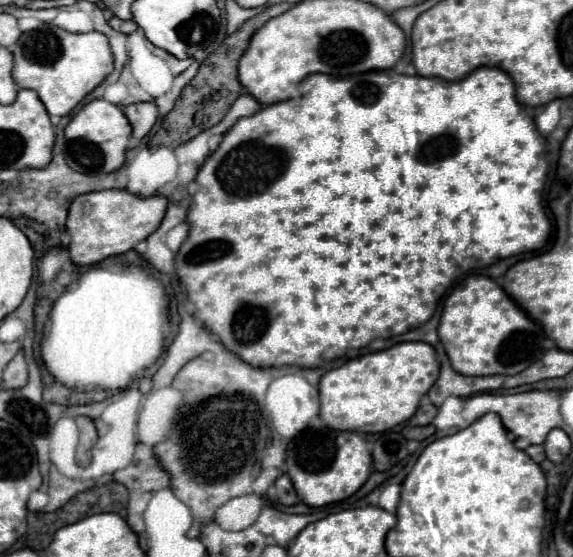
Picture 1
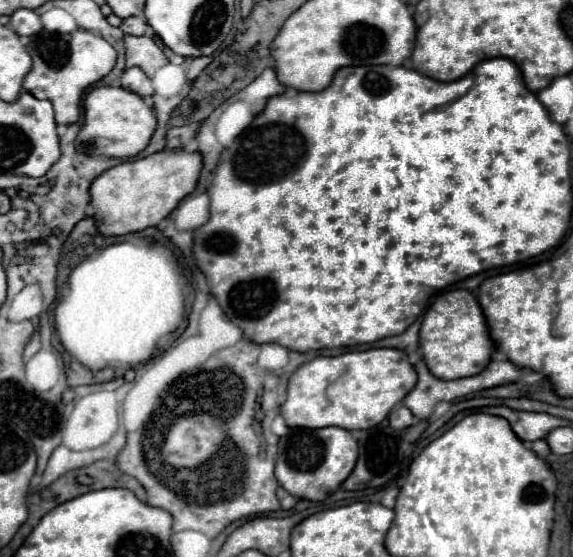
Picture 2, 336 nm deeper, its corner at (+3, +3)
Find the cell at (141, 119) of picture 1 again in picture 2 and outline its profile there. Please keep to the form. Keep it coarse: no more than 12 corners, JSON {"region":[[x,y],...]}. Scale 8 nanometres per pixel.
{"region":[[127,68],[121,86],[147,98],[151,80],[141,68]]}

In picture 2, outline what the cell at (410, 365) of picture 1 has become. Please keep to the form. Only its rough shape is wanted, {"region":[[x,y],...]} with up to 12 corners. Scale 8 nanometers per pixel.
{"region":[[401,350],[317,356],[291,374],[289,428],[373,428],[417,372]]}

